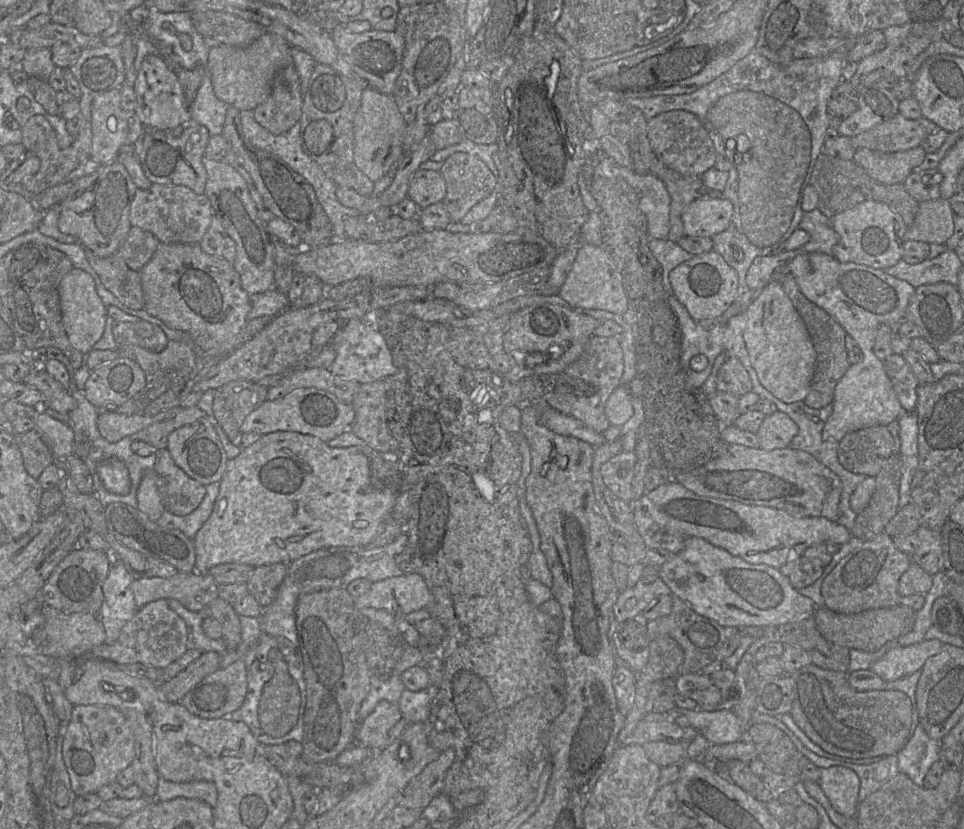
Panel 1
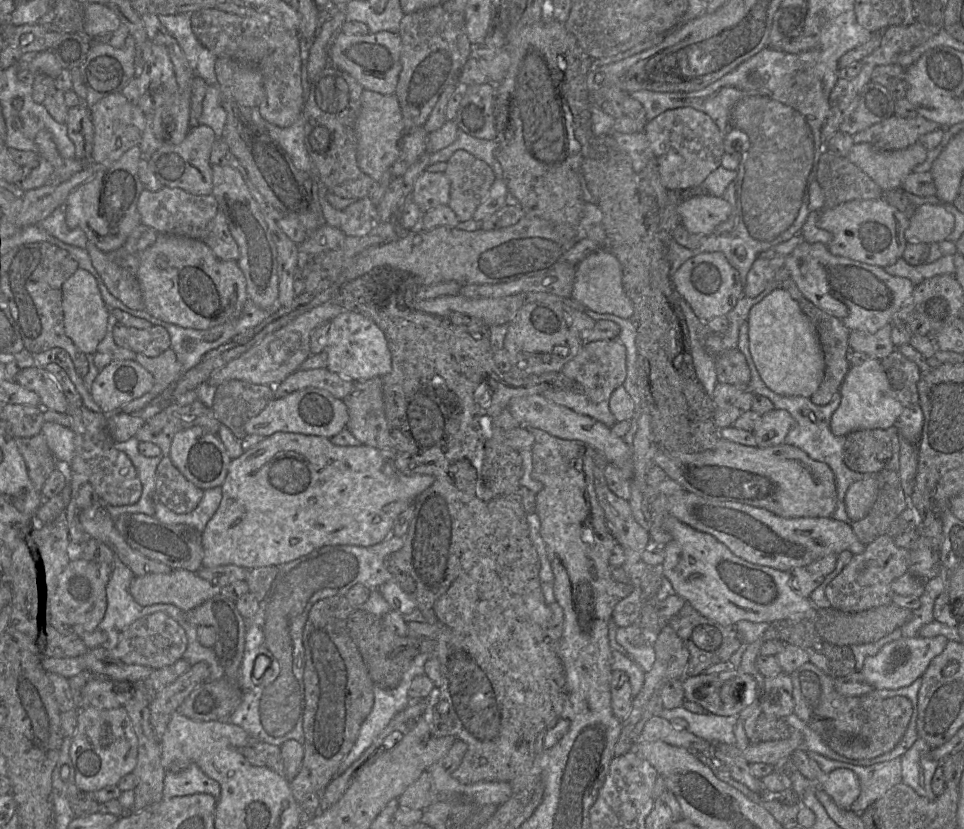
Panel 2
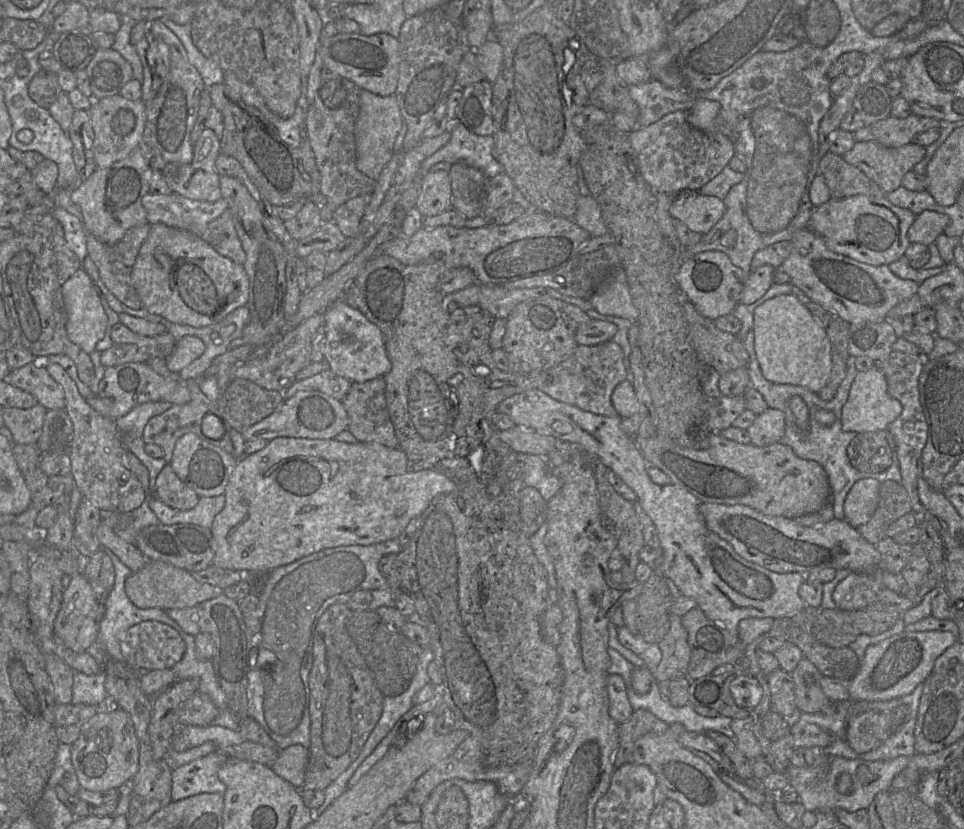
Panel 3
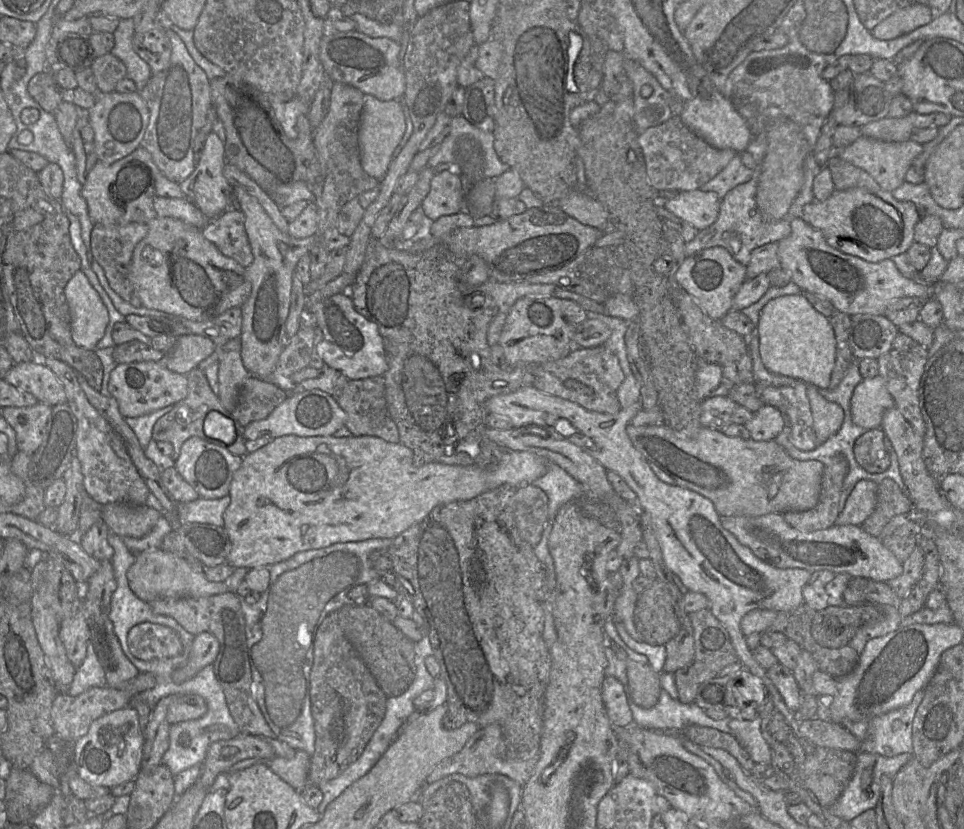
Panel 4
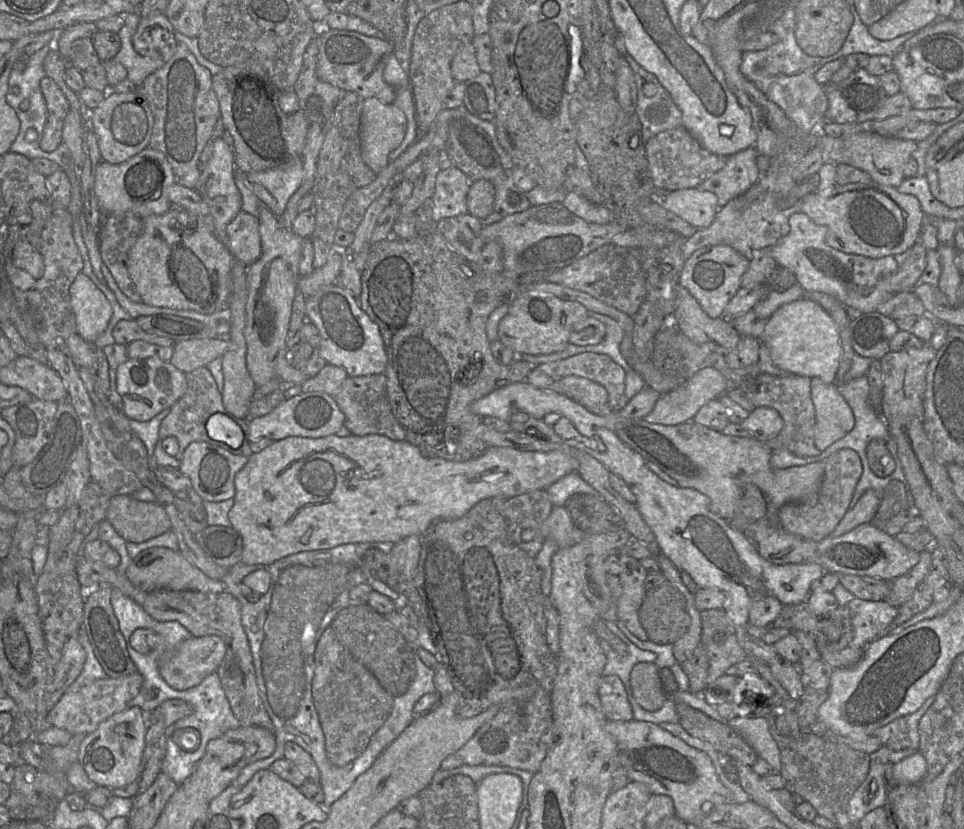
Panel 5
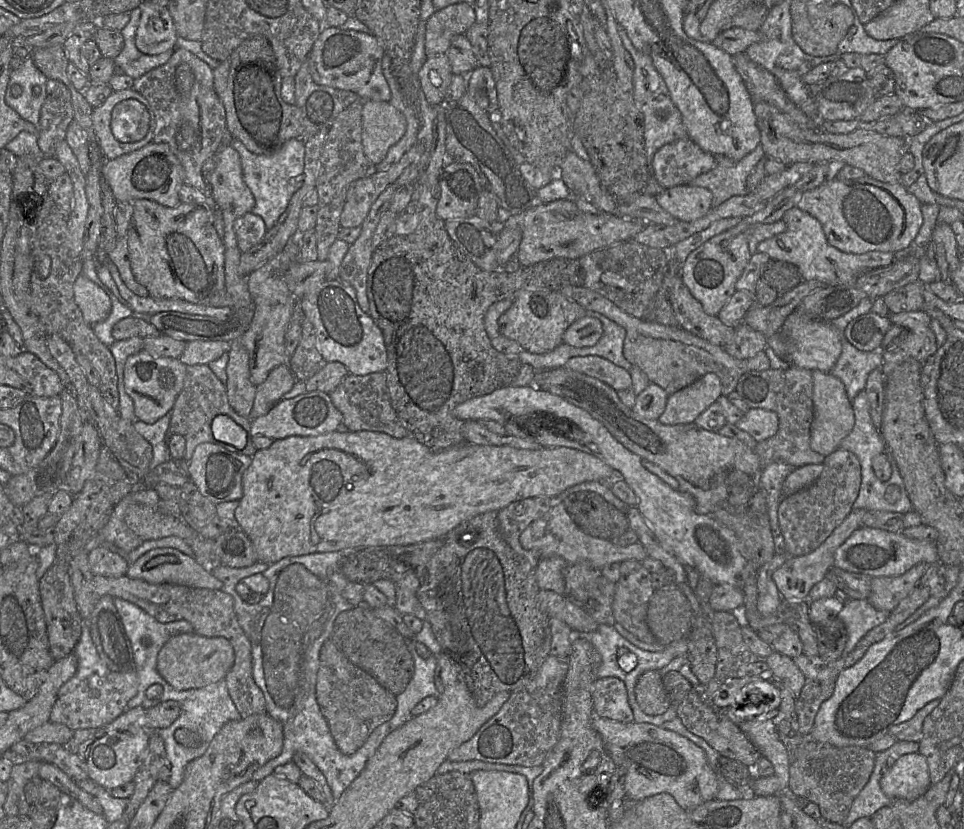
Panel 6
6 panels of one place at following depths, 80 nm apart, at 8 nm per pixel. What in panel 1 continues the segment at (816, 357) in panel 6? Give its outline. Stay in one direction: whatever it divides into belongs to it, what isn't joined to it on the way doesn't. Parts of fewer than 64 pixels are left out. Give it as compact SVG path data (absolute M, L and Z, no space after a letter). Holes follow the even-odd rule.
M772 280L748 307L744 341L761 384L785 403L804 401L816 370L816 352L805 323L781 282Z

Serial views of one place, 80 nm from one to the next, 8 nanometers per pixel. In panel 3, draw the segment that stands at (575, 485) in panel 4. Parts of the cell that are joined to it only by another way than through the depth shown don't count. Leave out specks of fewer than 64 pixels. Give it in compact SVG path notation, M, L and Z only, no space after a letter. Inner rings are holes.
M532 454L522 456L524 486L539 491L545 502L548 502L561 488L560 479L552 472L547 459Z

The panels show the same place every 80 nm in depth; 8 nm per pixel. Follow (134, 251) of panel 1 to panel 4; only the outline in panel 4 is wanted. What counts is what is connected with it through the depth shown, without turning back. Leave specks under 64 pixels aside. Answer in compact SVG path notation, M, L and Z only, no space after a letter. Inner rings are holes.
M129 223L126 225L95 224L91 233L90 253L95 262L103 269L110 287L132 306L141 306L141 301L130 282L129 268L135 246L148 232L145 223Z

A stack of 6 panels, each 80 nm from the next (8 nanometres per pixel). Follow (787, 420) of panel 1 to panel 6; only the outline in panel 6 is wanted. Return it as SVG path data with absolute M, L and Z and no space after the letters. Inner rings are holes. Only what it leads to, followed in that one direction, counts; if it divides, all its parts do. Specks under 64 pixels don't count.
M751 408L744 413L743 417L735 425L751 435L758 443L777 433L779 420L774 411Z

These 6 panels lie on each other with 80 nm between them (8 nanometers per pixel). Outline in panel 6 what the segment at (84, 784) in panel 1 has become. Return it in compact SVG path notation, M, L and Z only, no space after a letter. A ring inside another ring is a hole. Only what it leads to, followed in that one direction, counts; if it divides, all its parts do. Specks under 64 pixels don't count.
M135 707L125 710L109 724L98 728L95 734L80 744L77 755L85 764L88 778L107 790L133 782L149 745L149 731L143 727L145 709Z

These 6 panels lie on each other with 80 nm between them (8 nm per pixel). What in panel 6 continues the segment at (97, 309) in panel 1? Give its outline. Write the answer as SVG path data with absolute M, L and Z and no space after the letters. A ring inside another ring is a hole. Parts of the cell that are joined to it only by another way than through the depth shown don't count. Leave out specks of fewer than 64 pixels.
M80 274L73 287L74 300L85 322L93 326L104 321L111 312L109 296L87 277Z

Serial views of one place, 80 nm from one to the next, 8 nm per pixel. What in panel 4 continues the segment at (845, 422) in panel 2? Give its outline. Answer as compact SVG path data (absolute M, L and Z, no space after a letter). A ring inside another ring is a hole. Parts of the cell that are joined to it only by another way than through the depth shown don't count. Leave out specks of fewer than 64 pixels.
M877 375L861 380L850 403L852 422L865 430L872 430L881 426L883 414L893 406L893 399L883 378Z

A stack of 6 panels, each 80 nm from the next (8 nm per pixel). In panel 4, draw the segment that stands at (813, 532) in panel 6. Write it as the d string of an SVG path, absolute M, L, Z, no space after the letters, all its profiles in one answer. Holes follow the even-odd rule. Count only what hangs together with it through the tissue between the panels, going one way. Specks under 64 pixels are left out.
M836 455L825 466L818 504L807 511L784 512L784 520L800 531L817 531L835 525L843 481L848 472L848 462L843 455Z

